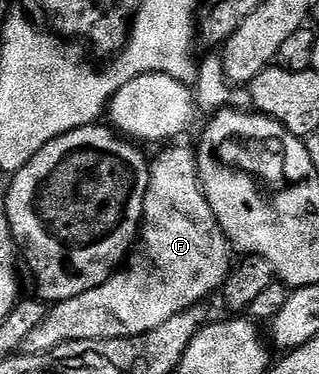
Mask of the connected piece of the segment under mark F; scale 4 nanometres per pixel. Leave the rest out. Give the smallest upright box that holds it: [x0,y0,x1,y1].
[21,145,232,354]

